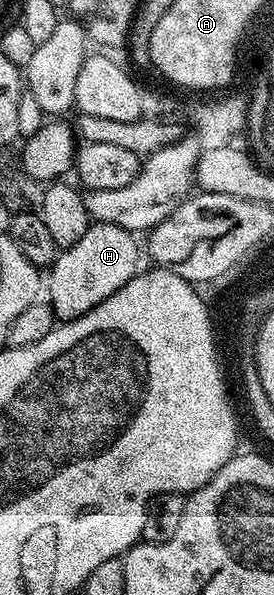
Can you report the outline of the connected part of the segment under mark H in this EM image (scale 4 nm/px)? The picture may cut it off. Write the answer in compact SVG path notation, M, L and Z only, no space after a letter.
M94 222L76 244L59 253L48 270L49 295L46 296L59 321L70 321L88 313L139 273L140 250L135 238L131 231L119 225Z

